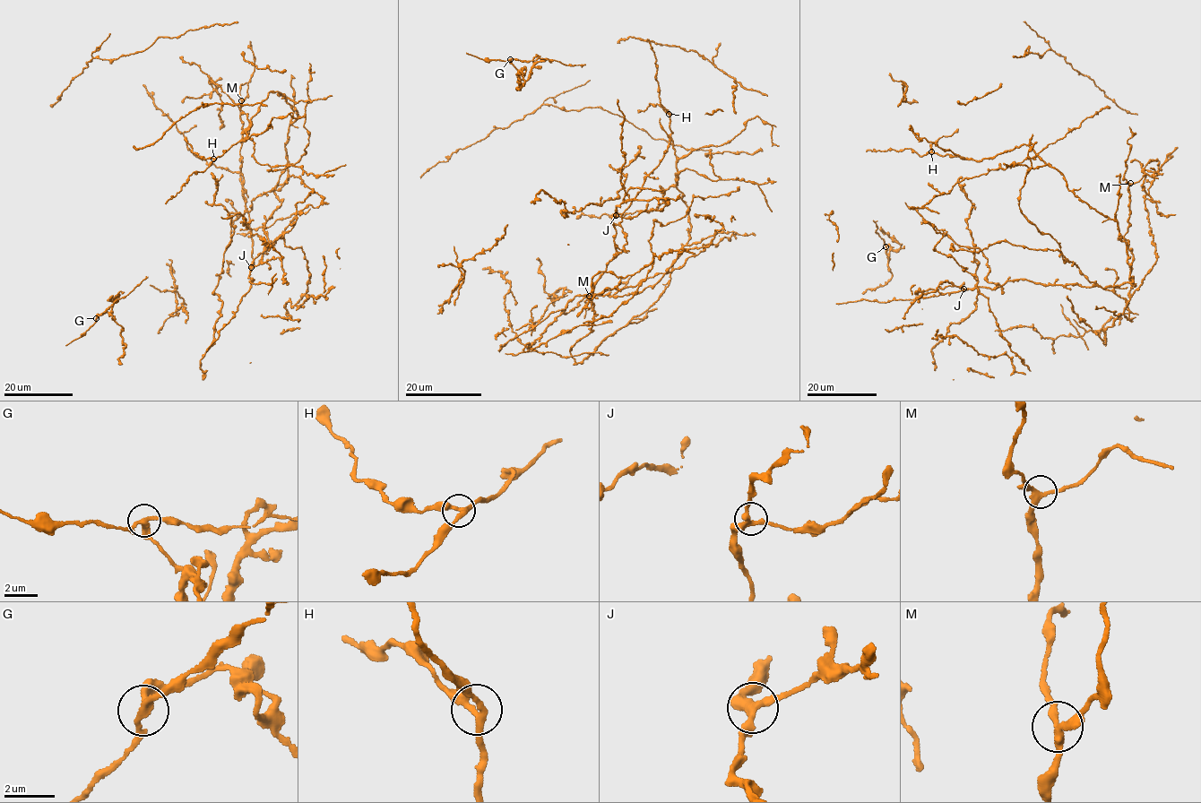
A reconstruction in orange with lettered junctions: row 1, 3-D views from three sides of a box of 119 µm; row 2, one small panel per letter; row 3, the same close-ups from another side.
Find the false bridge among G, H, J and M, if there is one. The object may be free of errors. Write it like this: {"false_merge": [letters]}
{"false_merge": ["G"]}

